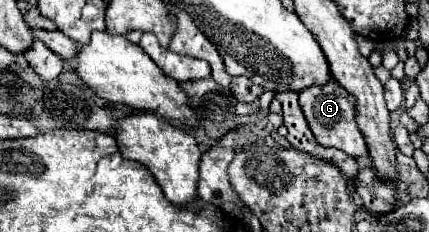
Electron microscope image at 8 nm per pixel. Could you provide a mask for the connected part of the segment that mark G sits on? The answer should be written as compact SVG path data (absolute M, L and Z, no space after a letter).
M328 82L326 86L312 86L300 94L300 108L308 120L310 130L314 132L318 144L322 146L332 146L342 152L346 152L352 158L368 156L368 148L364 142L362 132L356 126L354 120L354 108L356 100L338 84L338 82Z

